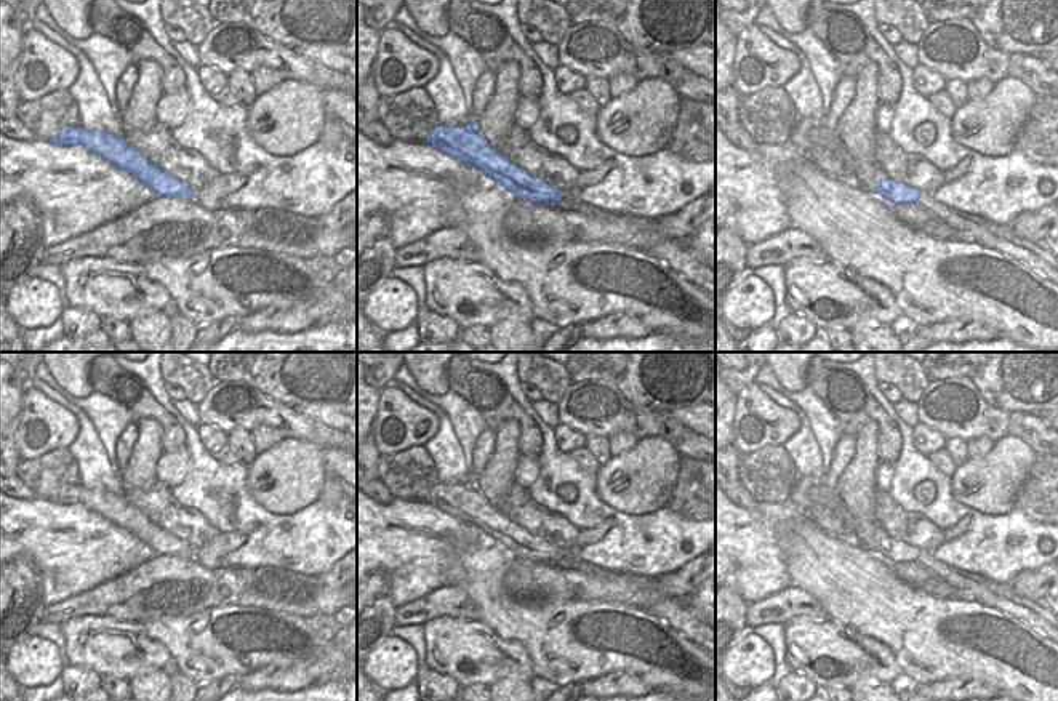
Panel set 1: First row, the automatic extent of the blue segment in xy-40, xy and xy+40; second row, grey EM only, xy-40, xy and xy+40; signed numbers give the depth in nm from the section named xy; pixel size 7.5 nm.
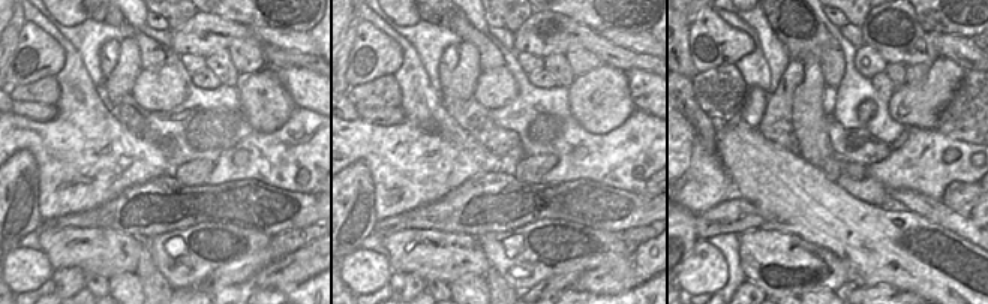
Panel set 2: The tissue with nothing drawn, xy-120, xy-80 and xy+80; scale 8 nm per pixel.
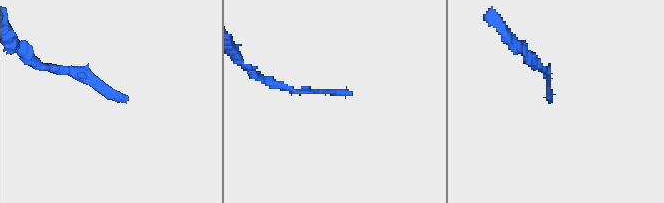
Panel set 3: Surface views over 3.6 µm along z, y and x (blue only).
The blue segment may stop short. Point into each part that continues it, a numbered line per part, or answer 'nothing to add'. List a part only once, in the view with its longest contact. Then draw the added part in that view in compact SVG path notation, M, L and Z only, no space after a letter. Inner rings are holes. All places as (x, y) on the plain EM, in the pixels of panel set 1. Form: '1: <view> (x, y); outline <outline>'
1: xy (570, 560); outline M562 551L562 557L557 560L557 565L565 570L578 570L587 576L594 578L607 578L610 575L608 570L603 570L594 563L587 563L581 560L576 552L571 551Z

